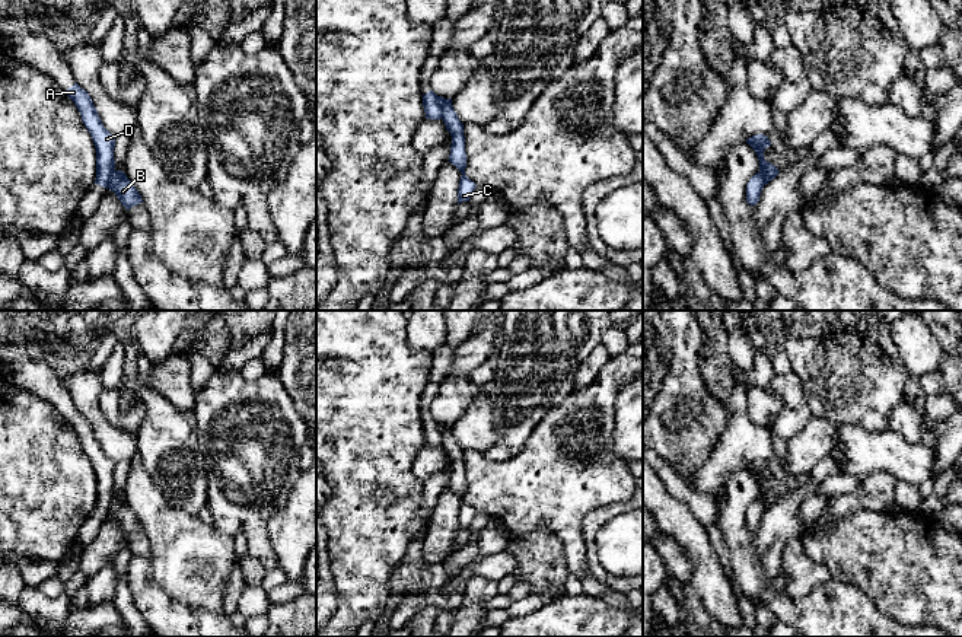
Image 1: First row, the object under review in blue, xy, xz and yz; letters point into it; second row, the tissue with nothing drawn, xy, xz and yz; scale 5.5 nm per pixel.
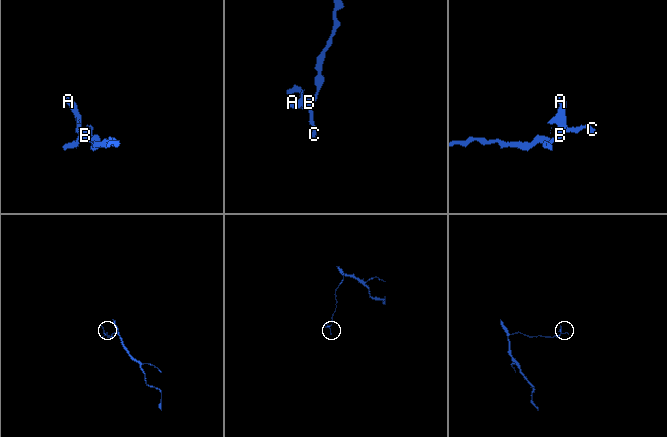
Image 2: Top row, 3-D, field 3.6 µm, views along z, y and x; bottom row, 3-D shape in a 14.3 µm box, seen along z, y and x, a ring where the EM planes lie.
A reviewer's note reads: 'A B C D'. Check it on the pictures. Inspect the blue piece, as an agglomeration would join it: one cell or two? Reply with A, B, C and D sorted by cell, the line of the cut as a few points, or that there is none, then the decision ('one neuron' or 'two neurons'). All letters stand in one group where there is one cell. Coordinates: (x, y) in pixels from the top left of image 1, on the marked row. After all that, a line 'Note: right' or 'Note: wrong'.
A D / B C; cut in xz along (436, 96), (442, 117); two neurons
Note: wrong

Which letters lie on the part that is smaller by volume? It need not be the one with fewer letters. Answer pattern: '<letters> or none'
A, D

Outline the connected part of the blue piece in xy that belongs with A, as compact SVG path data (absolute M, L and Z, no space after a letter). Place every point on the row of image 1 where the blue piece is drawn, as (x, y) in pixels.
M77 83L67 89L67 96L77 106L82 121L92 136L96 149L96 179L95 184L109 188L109 182L115 168L114 149L115 136L102 124L98 111L89 93Z

